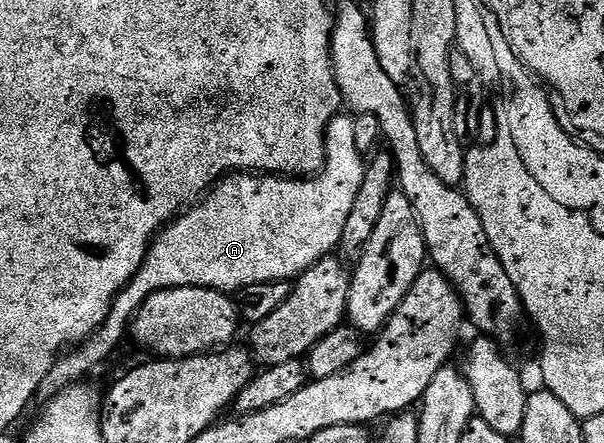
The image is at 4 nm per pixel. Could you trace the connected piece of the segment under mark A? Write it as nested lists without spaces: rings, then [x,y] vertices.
[[[340,114],[335,116],[329,122],[327,127],[327,161],[323,163],[320,172],[316,172],[310,178],[292,178],[290,176],[277,176],[274,174],[252,174],[250,172],[236,172],[228,174],[208,191],[207,195],[202,197],[198,202],[190,205],[186,210],[179,213],[154,240],[151,241],[151,248],[147,252],[147,257],[143,265],[137,270],[137,274],[133,277],[125,287],[117,294],[117,298],[111,307],[111,313],[105,318],[105,322],[96,332],[78,345],[74,350],[68,351],[54,366],[53,370],[49,370],[49,374],[45,374],[45,382],[41,382],[41,386],[37,390],[35,400],[46,402],[56,396],[58,392],[62,392],[64,388],[82,381],[83,374],[87,374],[94,370],[98,364],[103,364],[111,356],[111,351],[122,342],[123,336],[128,335],[131,319],[137,314],[137,310],[145,302],[145,298],[149,298],[151,292],[156,292],[159,288],[180,288],[181,286],[197,286],[198,288],[216,288],[219,292],[235,294],[240,289],[247,286],[253,286],[257,283],[271,283],[274,280],[294,281],[305,270],[309,270],[319,260],[324,260],[326,256],[332,255],[339,248],[339,239],[343,236],[345,222],[349,222],[349,213],[353,211],[353,202],[357,202],[357,194],[361,194],[363,183],[367,177],[367,164],[365,163],[365,154],[361,150],[357,150],[357,126],[355,125],[355,116],[351,114]]]

